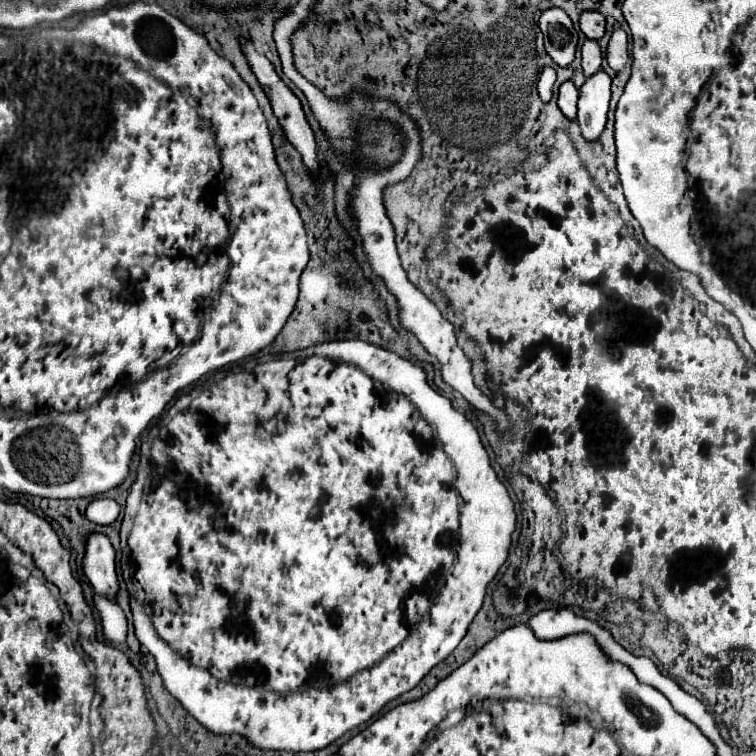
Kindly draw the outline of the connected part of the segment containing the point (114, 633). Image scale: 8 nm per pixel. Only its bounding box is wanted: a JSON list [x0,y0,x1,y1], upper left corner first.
[94,595,128,643]

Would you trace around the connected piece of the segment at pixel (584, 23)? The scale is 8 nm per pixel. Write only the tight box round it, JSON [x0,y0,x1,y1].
[580,11,606,39]

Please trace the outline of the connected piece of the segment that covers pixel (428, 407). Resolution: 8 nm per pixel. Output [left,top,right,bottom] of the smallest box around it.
[120,339,516,751]

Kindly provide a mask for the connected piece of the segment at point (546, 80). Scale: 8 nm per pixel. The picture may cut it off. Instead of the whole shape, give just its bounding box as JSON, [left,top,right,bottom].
[538,67,556,101]

